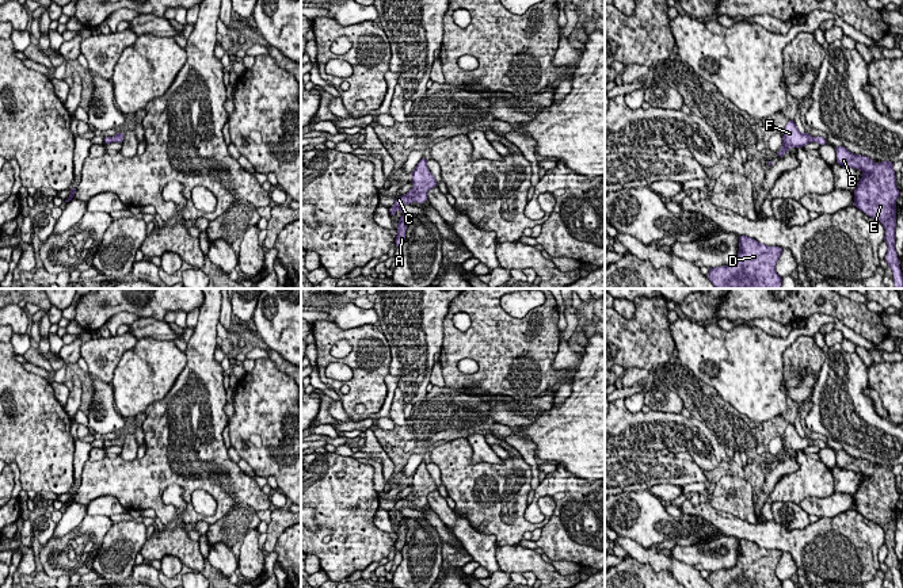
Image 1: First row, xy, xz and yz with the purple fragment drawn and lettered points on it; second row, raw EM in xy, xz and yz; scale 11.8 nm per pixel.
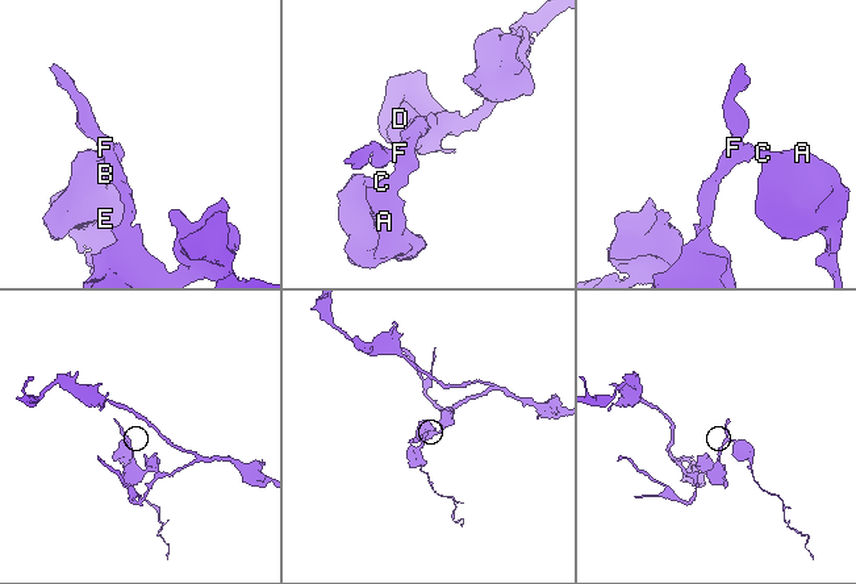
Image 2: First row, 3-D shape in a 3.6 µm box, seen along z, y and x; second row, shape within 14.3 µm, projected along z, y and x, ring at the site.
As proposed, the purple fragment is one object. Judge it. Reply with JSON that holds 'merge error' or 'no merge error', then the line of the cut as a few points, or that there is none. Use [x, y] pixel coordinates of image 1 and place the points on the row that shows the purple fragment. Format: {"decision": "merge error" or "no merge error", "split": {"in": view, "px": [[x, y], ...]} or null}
{"decision": "no merge error", "split": null}

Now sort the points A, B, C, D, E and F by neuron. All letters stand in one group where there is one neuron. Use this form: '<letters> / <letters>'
A B C D E F

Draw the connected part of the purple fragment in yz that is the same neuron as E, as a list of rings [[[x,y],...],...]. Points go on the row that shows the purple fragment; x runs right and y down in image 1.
[[[843,145],[835,146],[835,152],[837,164],[861,169],[864,173],[853,191],[853,205],[884,226],[884,241],[888,245],[884,259],[892,270],[895,289],[903,289],[902,270],[895,249],[896,199],[900,191],[896,187],[894,163],[880,161],[876,164],[866,156],[853,154]]]

